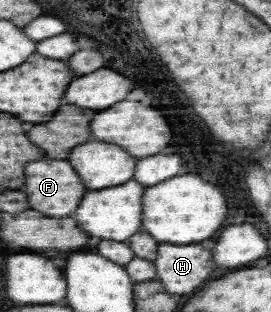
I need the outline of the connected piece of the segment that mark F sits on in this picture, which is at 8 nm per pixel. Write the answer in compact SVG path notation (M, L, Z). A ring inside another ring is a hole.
M44 157L42 160L34 160L29 162L25 166L25 177L27 178L27 184L25 184L24 192L28 194L28 202L30 208L38 210L38 212L44 212L44 216L56 216L56 218L66 218L66 216L72 216L86 192L87 186L81 176L78 176L78 171L73 167L73 164L64 160L50 160Z

